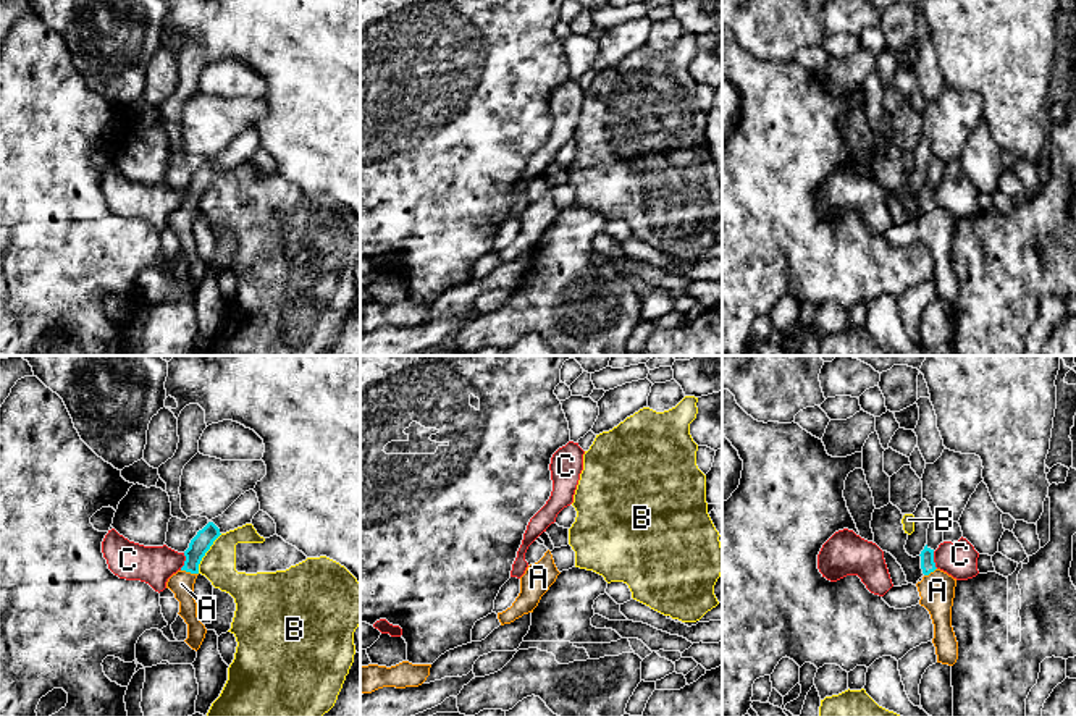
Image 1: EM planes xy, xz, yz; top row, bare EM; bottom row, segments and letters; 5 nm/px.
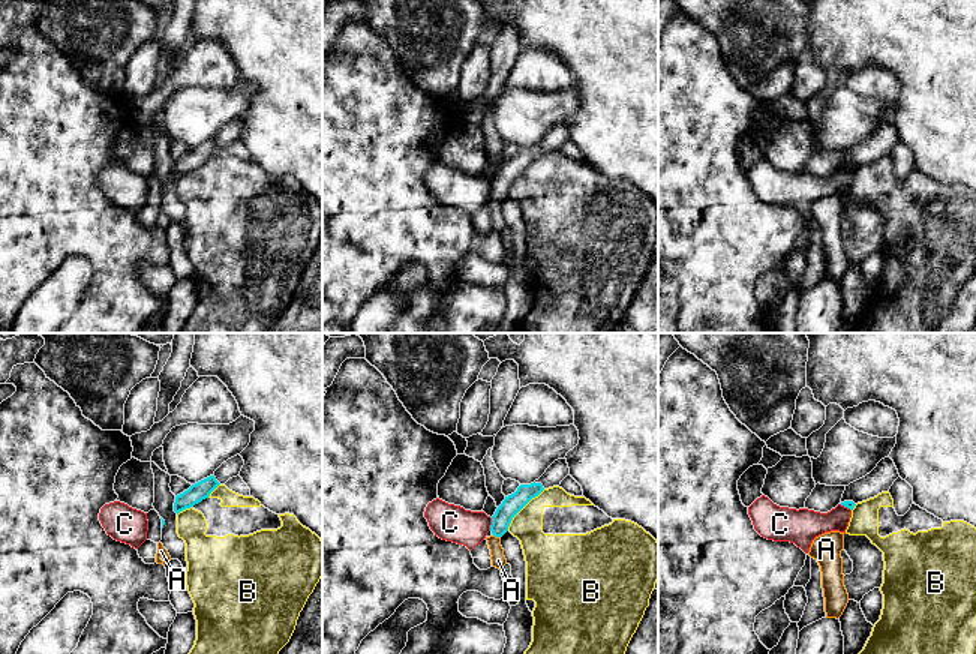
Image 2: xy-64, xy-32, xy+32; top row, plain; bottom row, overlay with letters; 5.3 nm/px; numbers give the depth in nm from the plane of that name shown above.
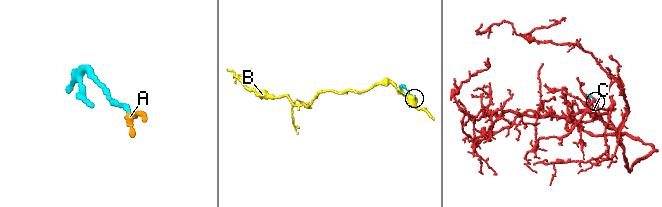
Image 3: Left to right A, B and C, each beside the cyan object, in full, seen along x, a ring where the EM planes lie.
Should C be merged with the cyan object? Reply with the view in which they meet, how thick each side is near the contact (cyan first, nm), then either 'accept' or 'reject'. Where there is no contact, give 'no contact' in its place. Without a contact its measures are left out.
xy | 100/190 nm | reject

